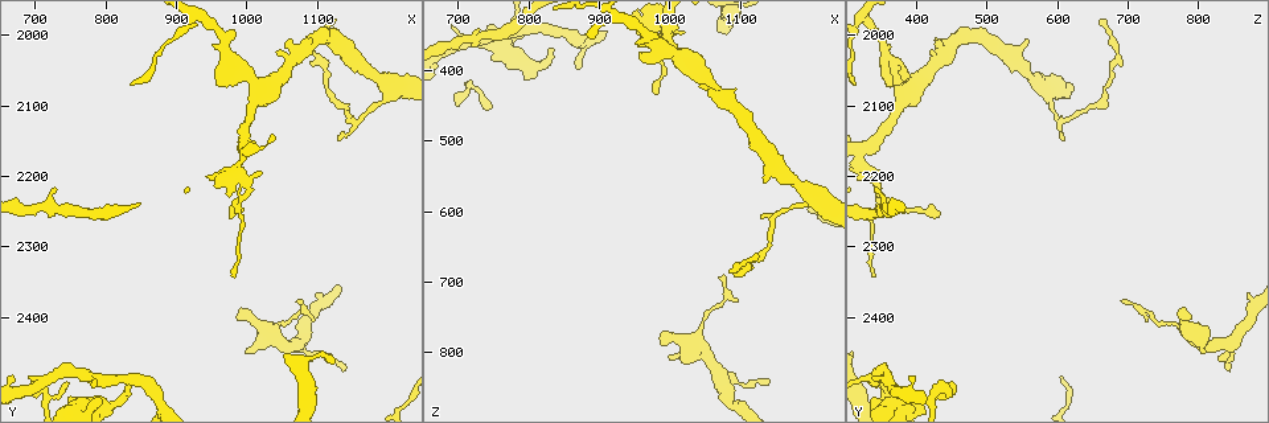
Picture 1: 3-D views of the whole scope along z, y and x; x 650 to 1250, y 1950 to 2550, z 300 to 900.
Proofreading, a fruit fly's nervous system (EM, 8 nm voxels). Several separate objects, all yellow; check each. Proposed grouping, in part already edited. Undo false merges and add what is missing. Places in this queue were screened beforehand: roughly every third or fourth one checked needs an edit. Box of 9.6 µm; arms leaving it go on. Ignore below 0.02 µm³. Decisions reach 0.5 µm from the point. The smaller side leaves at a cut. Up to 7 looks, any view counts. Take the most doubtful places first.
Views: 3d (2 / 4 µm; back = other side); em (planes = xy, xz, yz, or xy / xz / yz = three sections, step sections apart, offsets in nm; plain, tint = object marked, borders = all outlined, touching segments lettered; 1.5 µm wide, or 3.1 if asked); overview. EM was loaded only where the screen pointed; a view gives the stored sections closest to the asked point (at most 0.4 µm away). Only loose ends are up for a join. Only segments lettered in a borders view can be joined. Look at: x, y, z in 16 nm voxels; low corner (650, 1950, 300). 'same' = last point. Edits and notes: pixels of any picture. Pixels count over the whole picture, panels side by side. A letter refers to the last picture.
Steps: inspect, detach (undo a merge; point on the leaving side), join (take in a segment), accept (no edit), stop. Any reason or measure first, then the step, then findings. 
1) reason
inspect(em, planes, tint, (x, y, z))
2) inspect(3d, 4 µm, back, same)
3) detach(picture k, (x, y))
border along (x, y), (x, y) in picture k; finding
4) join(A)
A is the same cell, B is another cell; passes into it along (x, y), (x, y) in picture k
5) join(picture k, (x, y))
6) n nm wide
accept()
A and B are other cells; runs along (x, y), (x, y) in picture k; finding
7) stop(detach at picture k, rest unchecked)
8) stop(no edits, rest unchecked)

branch stops here
inspect(em, planes, borders, (1075, 2375, 695))

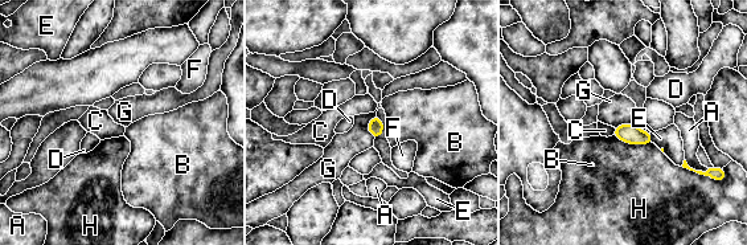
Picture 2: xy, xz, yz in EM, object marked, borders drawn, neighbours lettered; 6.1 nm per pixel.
accept()
A, B, C, D, E, F, G and H are other cells; border along (614, 126), (633, 123), (645, 131) in picture 2; none of them fits

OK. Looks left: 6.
free end
inspect(3d, 2 µm, (985, 2400, 790))

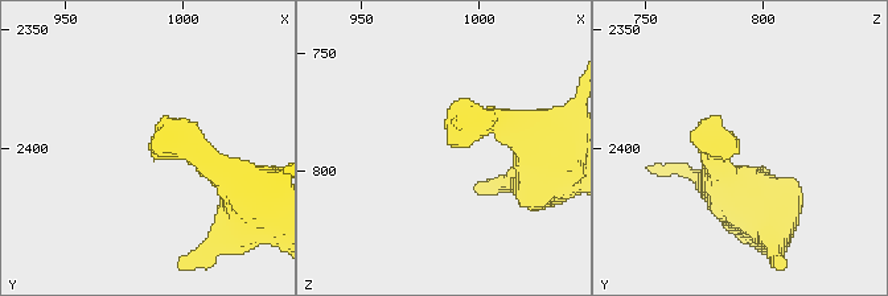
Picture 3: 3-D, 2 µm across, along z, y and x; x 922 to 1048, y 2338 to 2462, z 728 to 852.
shape alone is not enough
inspect(em, yz, step 4, borders, (991, 2405, 784))

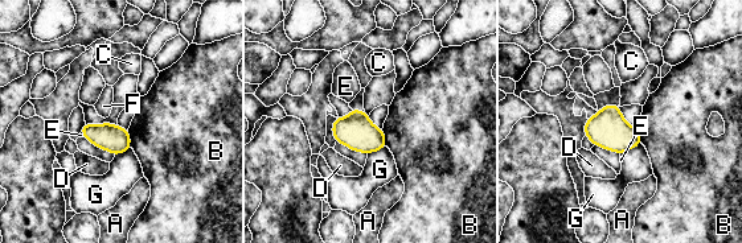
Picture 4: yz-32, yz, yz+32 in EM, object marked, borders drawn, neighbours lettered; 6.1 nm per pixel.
join(F)
F is the same cell, A, B, C, D, E and G are other cells; the neuron continues

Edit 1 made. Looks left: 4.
stop(join at picture 4, rest unchecked)

